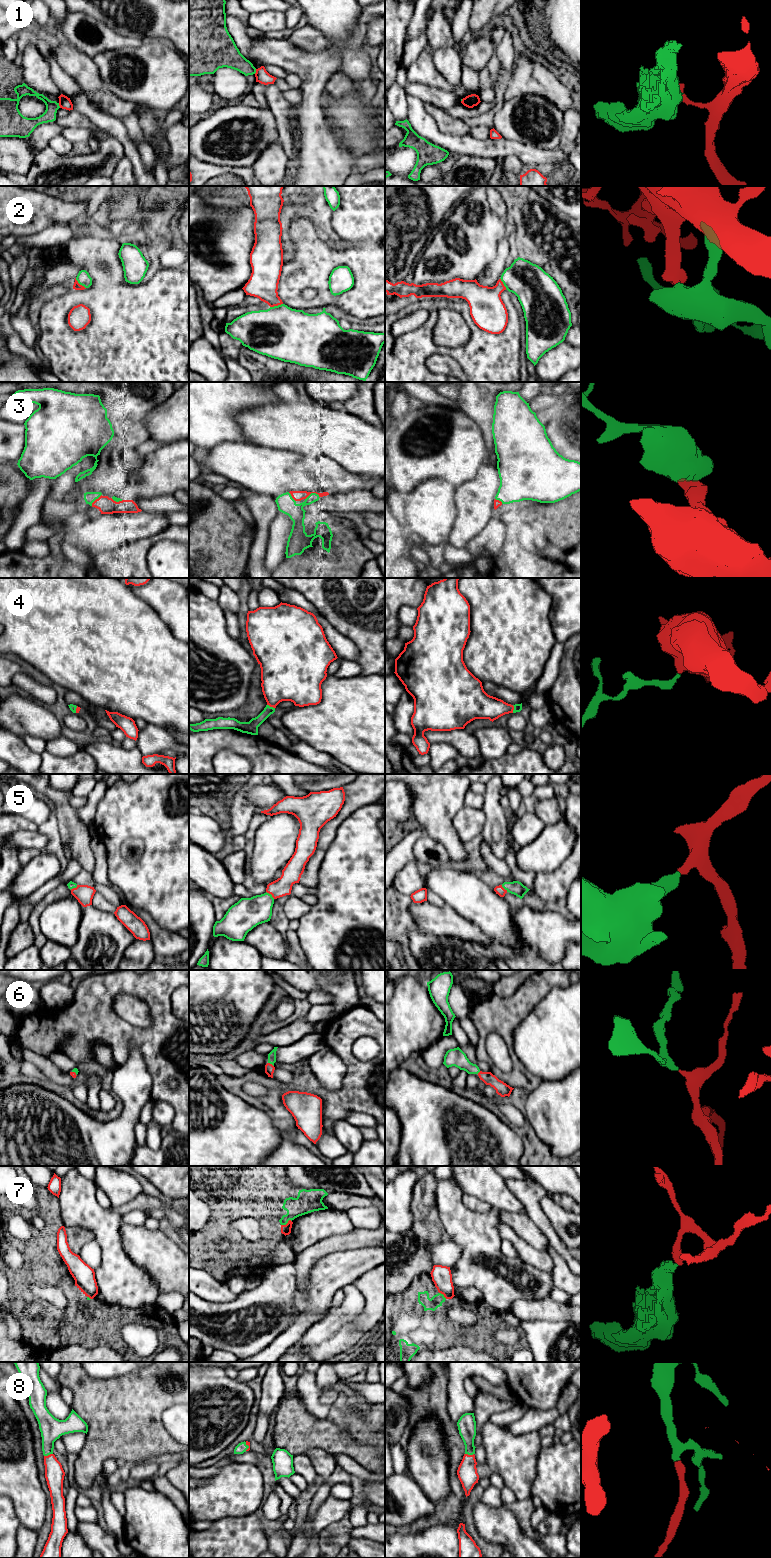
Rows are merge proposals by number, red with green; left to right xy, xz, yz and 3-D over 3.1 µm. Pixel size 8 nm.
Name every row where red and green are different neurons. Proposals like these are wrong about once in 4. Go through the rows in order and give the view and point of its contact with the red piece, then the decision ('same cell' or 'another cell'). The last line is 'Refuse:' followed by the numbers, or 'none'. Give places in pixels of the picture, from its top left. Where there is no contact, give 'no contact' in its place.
1: contact xy (59, 105); another cell
2: contact xz (276, 305); same cell
3: contact xz (312, 492); same cell
4: contact xz (271, 706); same cell
5: contact xz (270, 893); same cell
6: contact xz (271, 1064); same cell
7: contact xz (287, 1223); another cell
8: contact xy (48, 1455); same cell
Refuse: 1, 7

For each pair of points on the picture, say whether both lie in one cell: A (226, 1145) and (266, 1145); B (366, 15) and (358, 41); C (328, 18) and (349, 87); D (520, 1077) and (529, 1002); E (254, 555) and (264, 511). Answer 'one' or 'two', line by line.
A: one
B: one
C: two
D: one
E: one

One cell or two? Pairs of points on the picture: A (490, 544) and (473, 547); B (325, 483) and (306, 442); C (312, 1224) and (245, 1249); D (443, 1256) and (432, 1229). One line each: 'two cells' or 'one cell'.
A: one cell
B: two cells
C: two cells
D: two cells

